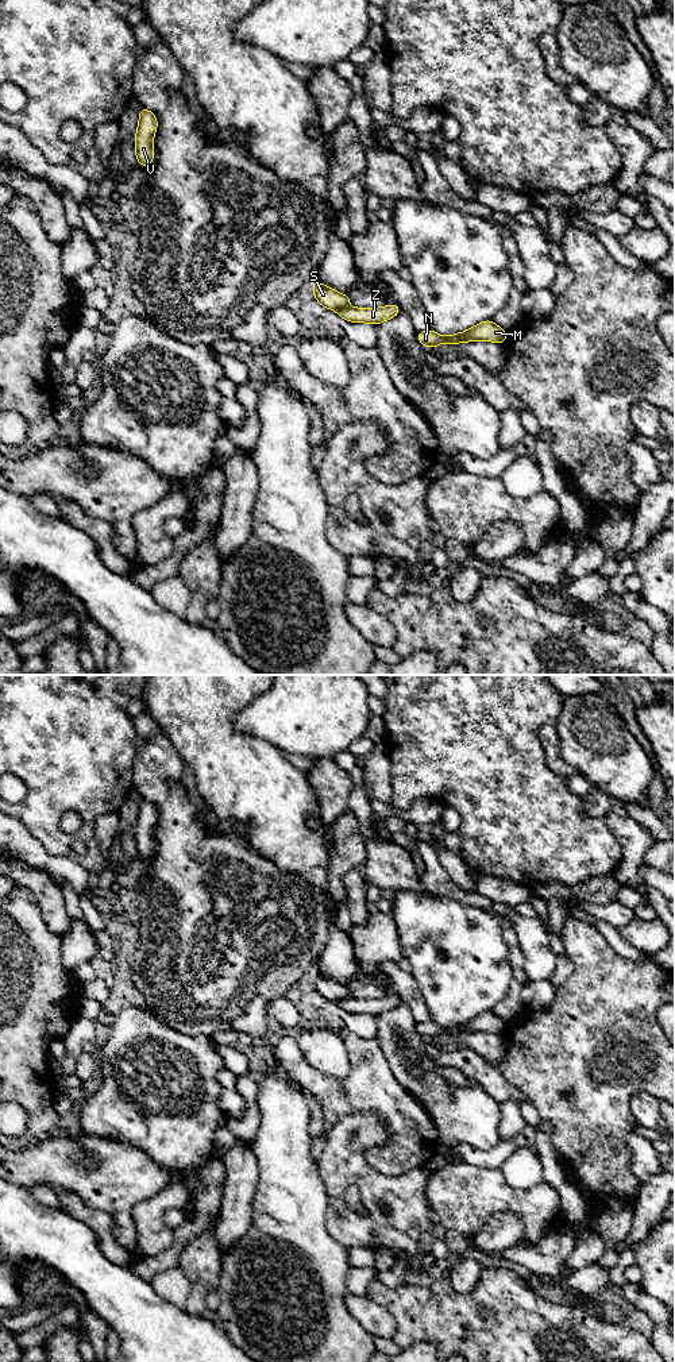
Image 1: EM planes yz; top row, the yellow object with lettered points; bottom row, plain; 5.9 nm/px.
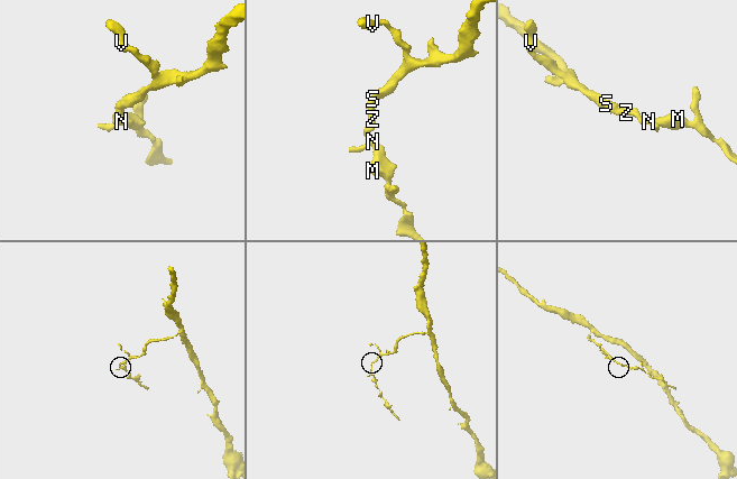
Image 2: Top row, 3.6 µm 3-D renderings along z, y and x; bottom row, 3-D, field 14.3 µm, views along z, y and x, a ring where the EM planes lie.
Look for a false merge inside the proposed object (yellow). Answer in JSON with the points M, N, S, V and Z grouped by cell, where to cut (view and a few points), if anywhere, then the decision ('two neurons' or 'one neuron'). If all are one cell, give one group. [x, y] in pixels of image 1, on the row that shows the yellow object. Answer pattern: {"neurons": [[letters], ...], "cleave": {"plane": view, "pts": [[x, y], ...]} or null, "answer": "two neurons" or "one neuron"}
{"neurons": [["M", "N", "Z"], ["S", "V"]], "cleave": {"plane": "yz", "pts": [[344, 307], [338, 311]]}, "answer": "two neurons"}

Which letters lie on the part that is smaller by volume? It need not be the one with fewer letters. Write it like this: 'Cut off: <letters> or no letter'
Cut off: M, N, Z

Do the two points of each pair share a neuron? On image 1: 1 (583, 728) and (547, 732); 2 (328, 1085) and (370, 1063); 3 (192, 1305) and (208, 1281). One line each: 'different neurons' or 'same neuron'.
1: different neurons
2: same neuron
3: different neurons

